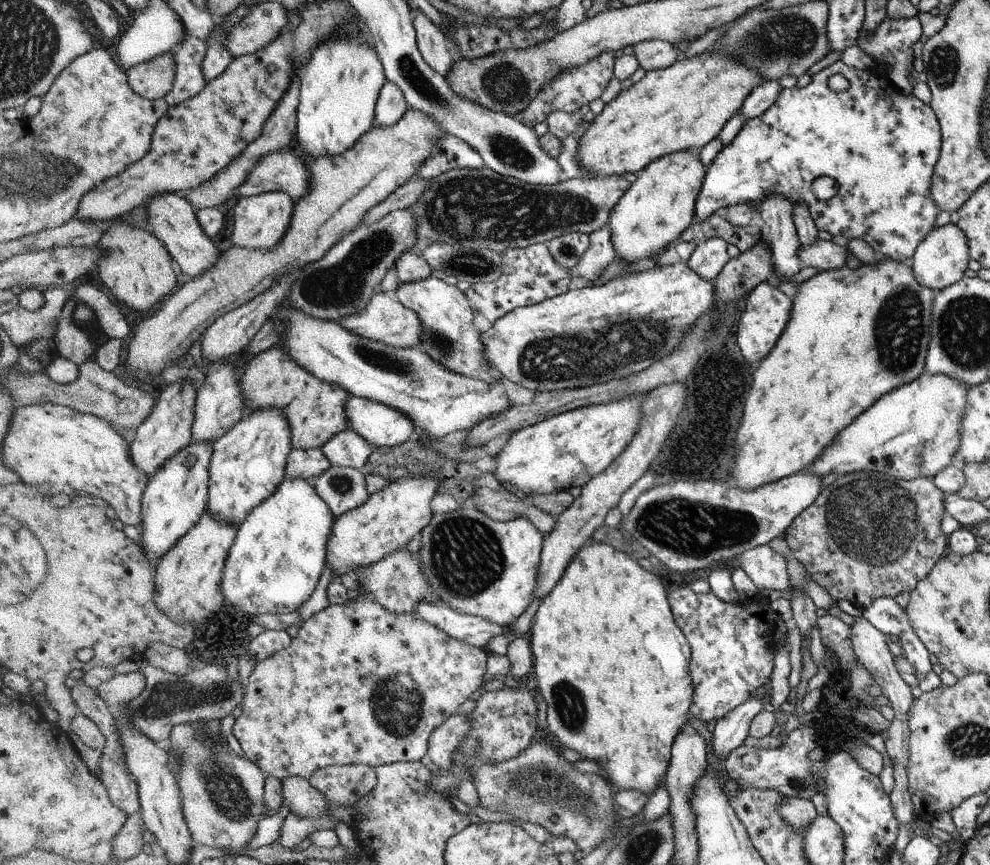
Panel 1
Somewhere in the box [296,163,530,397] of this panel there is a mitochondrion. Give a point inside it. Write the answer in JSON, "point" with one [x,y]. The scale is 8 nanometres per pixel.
{"point":[342,286]}

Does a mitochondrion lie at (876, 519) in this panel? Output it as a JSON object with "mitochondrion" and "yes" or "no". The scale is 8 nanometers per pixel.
{"mitochondrion":"yes"}

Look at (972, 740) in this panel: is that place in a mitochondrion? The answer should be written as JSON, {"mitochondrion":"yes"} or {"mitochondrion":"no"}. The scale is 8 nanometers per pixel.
{"mitochondrion":"yes"}

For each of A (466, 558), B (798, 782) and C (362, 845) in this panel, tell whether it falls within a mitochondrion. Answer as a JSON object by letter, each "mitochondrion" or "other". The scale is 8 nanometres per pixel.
{"A":"mitochondrion","B":"mitochondrion","C":"other"}

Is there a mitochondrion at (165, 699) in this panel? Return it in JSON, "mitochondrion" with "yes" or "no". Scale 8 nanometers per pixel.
{"mitochondrion":"yes"}

